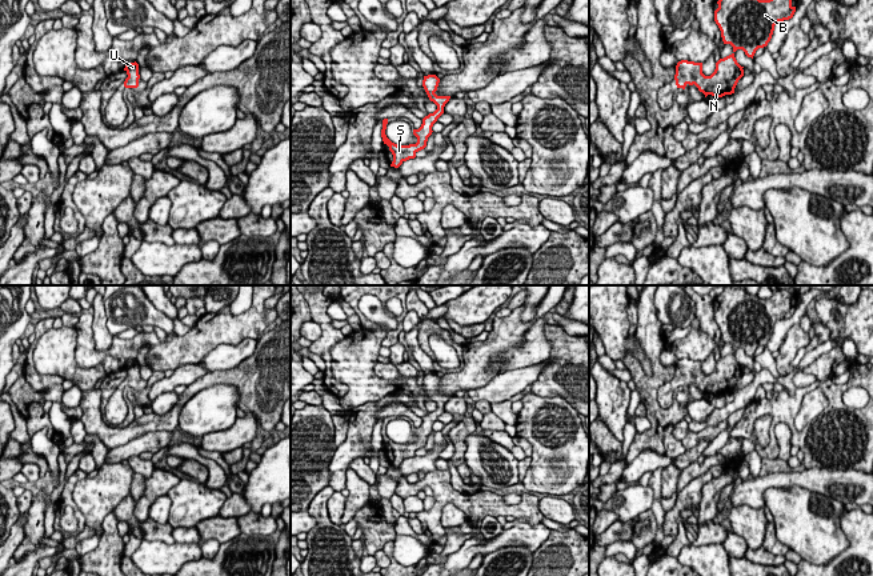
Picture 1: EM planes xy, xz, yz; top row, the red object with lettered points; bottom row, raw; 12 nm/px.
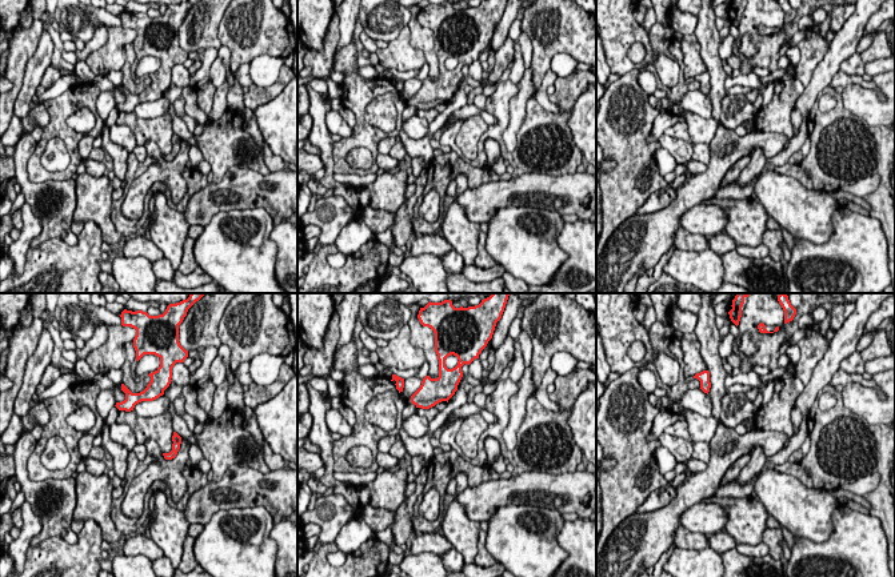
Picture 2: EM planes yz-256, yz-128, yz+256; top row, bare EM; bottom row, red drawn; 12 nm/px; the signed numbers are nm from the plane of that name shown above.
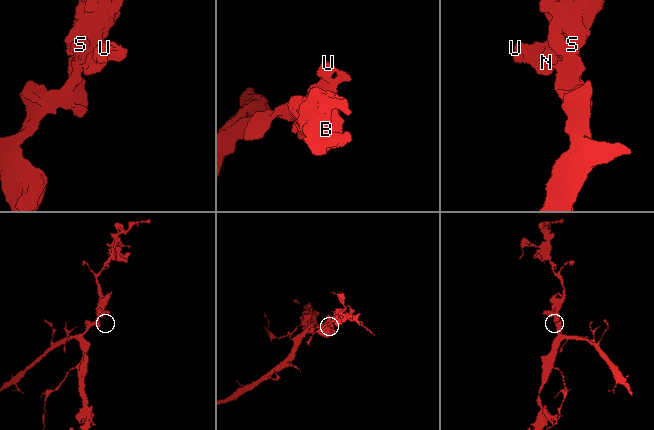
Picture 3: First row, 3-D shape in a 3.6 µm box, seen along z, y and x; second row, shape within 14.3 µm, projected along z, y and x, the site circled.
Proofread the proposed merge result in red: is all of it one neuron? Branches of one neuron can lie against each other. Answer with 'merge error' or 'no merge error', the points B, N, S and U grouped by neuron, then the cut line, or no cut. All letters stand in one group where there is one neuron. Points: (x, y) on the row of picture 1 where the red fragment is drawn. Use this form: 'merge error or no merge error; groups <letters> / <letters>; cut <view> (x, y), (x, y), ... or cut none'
no merge error; groups B N S U; cut none

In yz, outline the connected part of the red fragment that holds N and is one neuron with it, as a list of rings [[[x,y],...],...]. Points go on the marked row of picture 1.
[[[718,0],[714,21],[721,31],[724,44],[733,47],[733,53],[720,59],[710,76],[702,73],[702,63],[681,60],[676,65],[676,85],[696,85],[700,92],[722,97],[734,93],[738,80],[744,76],[734,52],[742,49],[748,57],[754,56],[772,39],[774,25],[789,20],[796,12],[792,0]]]

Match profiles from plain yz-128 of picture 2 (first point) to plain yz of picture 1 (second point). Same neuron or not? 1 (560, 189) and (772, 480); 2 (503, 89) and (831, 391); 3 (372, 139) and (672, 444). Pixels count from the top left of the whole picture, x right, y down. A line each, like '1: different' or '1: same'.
1: same
2: same
3: different

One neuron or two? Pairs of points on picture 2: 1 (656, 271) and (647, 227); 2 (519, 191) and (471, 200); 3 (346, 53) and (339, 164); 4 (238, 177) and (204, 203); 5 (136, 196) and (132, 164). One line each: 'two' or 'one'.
1: two
2: one
3: one
4: one
5: two

